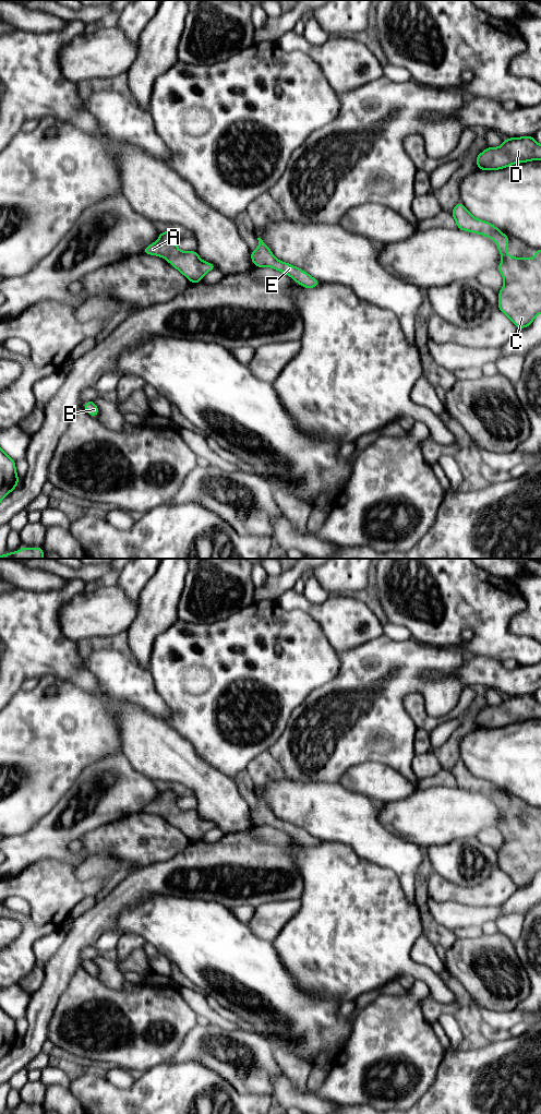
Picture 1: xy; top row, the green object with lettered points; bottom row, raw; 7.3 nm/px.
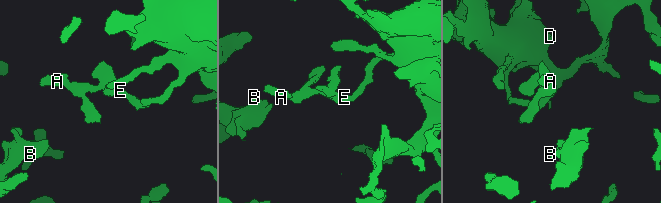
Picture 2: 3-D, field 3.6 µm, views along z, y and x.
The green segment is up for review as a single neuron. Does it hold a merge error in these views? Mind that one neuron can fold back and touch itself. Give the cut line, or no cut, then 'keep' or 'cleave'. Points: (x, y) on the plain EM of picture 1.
cut none; keep

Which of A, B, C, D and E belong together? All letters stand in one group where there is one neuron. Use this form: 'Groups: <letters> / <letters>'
Groups: A B C D E

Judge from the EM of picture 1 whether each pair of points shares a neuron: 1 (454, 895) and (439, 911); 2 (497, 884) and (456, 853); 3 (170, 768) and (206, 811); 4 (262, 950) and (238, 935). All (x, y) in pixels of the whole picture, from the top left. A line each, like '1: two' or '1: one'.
1: two
2: two
3: one
4: one

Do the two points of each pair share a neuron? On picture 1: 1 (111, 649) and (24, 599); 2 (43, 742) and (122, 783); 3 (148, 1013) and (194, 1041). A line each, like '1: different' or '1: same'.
1: different
2: different
3: different

